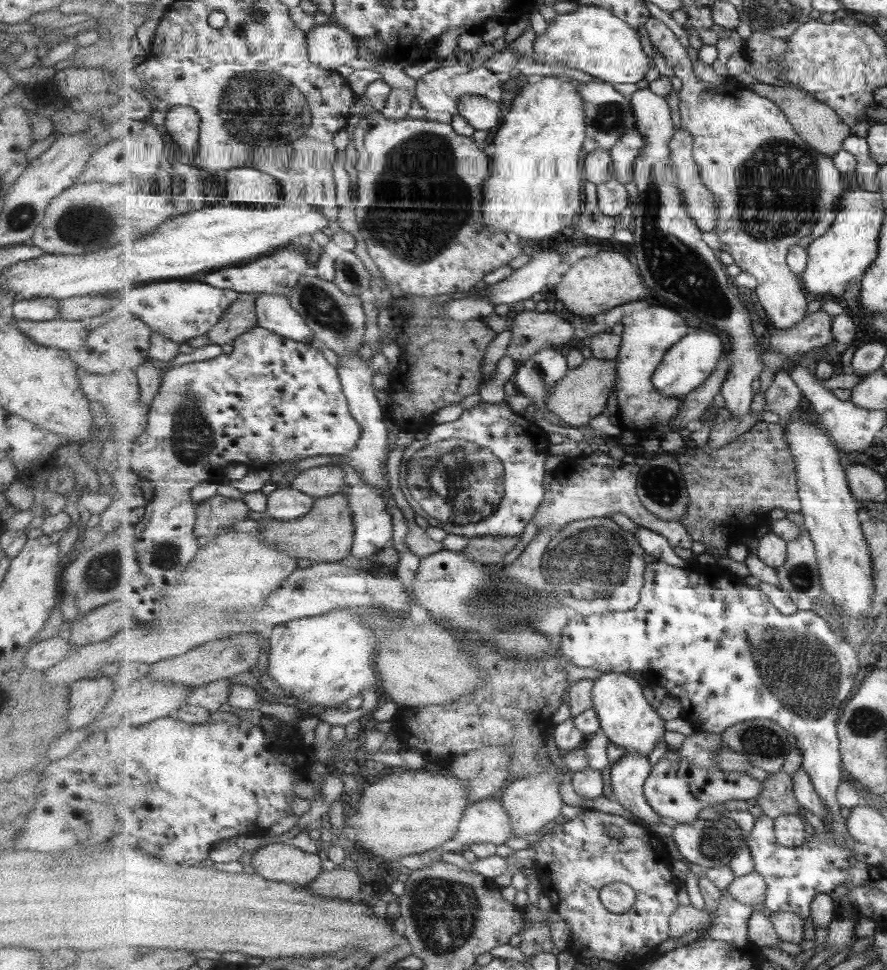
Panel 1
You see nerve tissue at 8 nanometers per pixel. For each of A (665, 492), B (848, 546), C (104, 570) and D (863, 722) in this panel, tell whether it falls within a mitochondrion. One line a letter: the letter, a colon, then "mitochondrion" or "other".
A: mitochondrion
B: other
C: mitochondrion
D: mitochondrion

